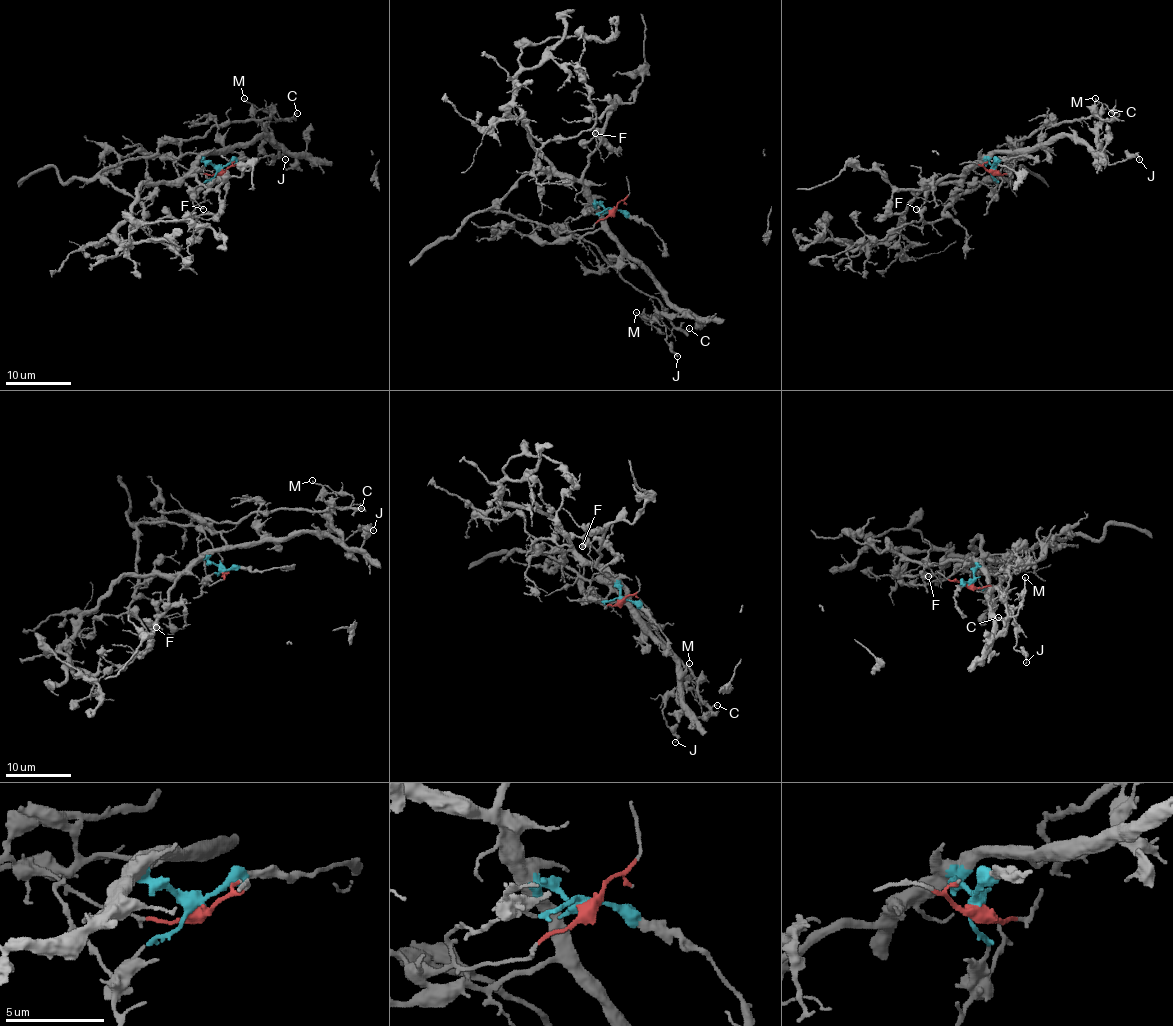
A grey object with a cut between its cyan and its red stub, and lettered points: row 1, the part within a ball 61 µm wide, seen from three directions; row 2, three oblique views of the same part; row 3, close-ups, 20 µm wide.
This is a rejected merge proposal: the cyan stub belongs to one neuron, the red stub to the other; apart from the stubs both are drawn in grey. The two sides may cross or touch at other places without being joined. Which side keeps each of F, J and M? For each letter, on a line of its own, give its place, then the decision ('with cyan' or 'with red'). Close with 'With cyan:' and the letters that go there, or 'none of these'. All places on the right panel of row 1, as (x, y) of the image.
F: (916, 209) | with cyan
J: (1139, 159) | with cyan
M: (1095, 98) | with cyan
With cyan: F, J, M

